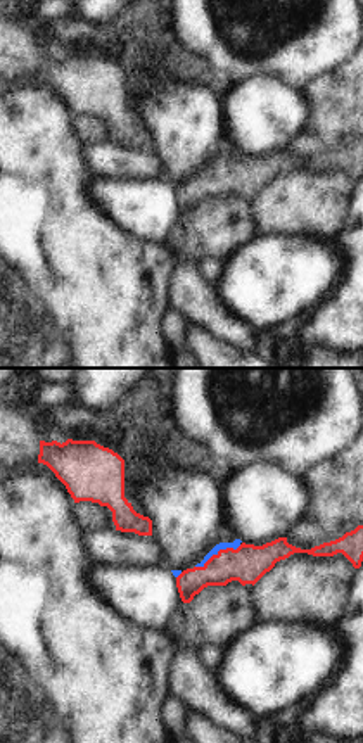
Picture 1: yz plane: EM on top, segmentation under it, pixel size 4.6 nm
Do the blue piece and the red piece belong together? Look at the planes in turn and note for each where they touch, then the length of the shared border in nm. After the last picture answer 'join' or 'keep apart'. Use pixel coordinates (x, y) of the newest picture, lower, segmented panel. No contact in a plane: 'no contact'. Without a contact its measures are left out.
contact (218, 550); length 240 nm

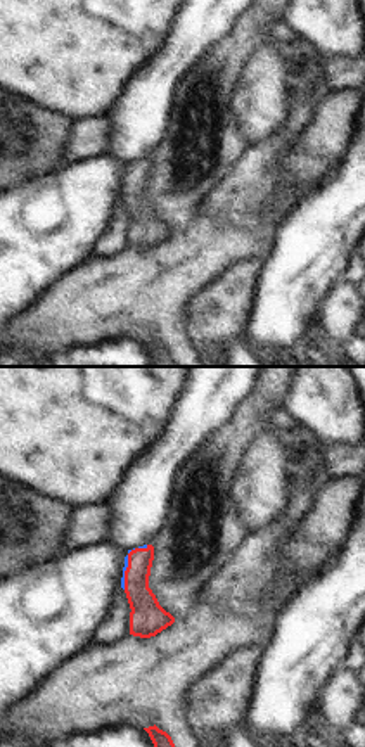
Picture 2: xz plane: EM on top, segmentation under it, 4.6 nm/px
contact (127, 566); length 200 nm

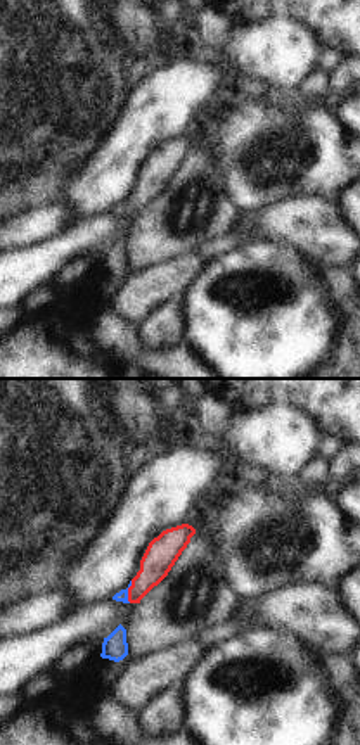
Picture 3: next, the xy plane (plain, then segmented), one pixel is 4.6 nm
contact (127, 592); length 110 nm

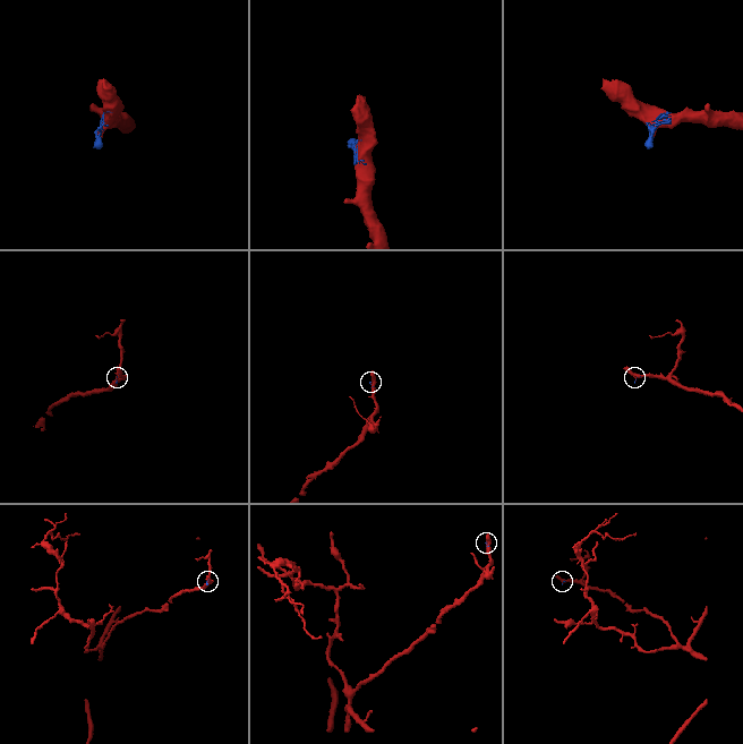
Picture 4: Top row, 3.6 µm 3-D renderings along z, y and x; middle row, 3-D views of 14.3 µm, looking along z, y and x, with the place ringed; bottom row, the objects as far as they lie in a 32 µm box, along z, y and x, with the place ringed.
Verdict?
join

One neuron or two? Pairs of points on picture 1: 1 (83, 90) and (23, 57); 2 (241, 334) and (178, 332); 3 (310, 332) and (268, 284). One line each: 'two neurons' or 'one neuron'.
1: one neuron
2: two neurons
3: two neurons

